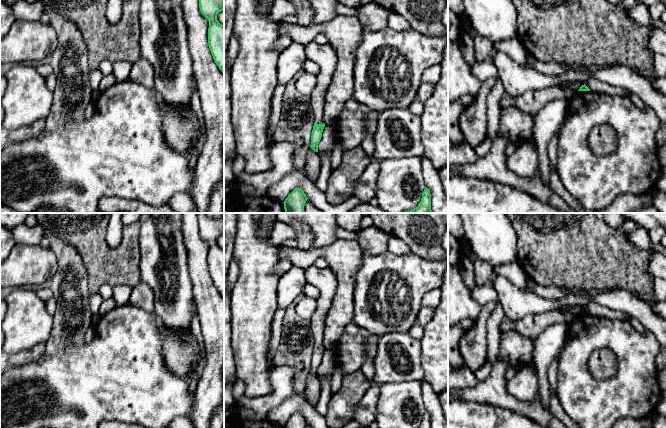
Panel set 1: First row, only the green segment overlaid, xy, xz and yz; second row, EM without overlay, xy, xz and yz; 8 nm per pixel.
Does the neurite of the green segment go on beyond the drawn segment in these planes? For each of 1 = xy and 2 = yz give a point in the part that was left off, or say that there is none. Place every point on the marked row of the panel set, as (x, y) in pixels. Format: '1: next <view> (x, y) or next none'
1: next none
2: next none

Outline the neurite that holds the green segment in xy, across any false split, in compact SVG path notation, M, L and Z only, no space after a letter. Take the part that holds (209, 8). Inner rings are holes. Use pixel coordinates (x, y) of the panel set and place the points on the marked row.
M199 0L199 8L201 13L208 19L208 44L213 59L219 69L224 74L224 25L217 20L219 12L224 10L224 0Z

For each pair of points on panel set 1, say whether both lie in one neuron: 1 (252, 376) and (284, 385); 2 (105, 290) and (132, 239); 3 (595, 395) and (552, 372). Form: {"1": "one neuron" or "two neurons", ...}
{"1": "two neurons", "2": "two neurons", "3": "two neurons"}

